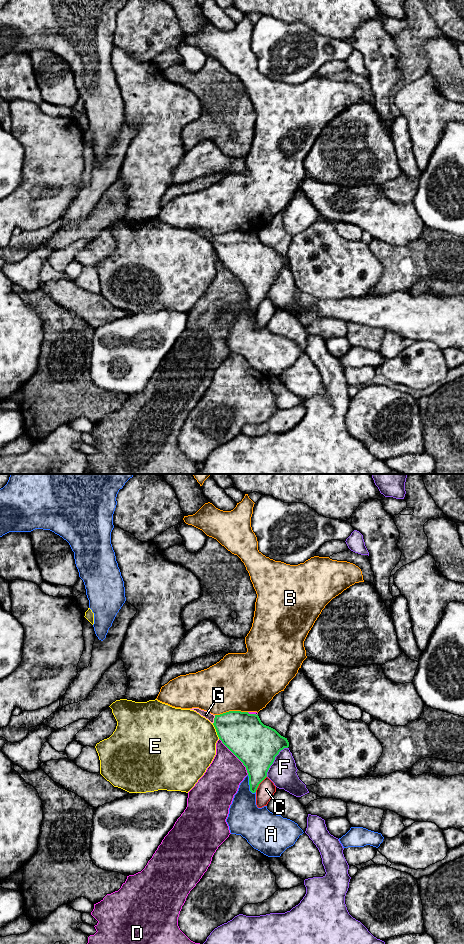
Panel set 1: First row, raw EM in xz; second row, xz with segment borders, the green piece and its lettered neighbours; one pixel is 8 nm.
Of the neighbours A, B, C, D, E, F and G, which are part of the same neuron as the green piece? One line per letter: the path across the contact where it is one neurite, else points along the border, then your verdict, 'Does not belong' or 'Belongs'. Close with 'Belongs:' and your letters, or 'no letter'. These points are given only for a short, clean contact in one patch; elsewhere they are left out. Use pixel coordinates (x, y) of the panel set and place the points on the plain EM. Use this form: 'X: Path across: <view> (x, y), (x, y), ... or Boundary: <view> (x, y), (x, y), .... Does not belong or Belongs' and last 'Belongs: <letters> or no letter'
A: Does not belong
B: Does not belong
C: Does not belong
D: Does not belong
E: Boundary: xz (212, 243), (219, 258). Does not belong
F: Does not belong
G: Path across: xz (241, 252), (237, 248), (214, 239), (206, 234). Belongs
Belongs: G

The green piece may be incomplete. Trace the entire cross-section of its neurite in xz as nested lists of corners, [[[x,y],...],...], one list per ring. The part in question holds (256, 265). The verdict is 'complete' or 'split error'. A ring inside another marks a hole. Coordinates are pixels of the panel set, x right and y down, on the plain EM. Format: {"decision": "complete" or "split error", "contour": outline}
{"decision": "split error", "contour": [[[192,228],[215,247],[222,263],[243,283],[249,296],[250,311],[255,313],[259,304],[281,270],[289,267],[287,258],[264,245],[258,234],[229,231],[213,235]]]}

